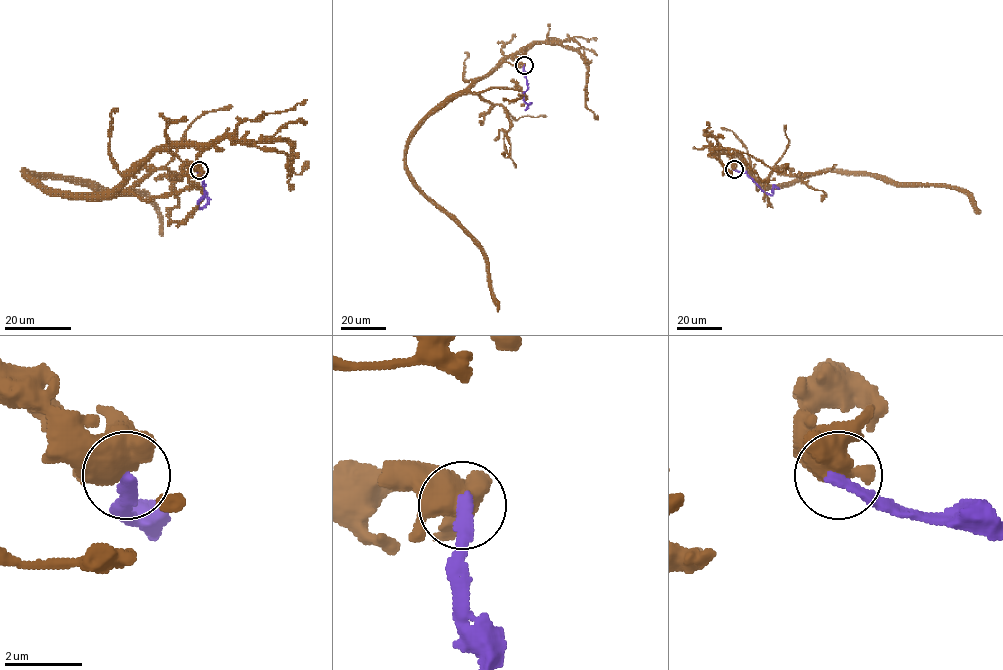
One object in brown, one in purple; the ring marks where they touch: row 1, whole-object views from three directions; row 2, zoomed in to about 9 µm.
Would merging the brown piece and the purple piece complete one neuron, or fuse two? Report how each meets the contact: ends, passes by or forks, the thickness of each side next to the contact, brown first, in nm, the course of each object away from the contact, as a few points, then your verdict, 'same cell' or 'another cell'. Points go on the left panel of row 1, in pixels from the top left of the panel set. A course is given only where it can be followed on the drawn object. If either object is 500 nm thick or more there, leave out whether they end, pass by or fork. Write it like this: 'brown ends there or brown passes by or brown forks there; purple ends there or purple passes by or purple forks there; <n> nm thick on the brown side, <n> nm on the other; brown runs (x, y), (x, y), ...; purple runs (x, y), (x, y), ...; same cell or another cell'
brown forks there; purple ends there; 480 nm thick on the brown side, 320 nm on the other; brown runs (198, 170), (174, 154), (155, 151), (115, 191); purple runs (198, 170), (204, 194), (198, 206), (203, 208), (208, 200), (201, 199); another cell

